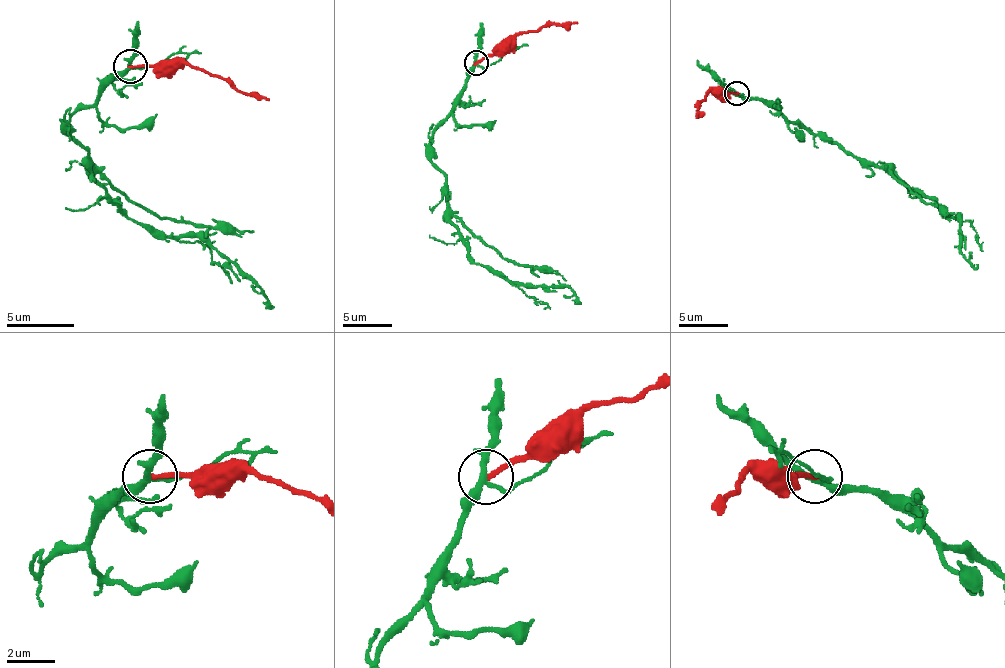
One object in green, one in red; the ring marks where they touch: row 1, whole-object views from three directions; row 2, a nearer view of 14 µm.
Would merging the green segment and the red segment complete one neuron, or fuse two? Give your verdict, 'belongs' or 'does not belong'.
does not belong

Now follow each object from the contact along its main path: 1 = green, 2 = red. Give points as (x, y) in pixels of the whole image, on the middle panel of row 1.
1: (477, 62), (430, 141), (447, 219), (477, 264), (565, 286), (580, 303)
2: (477, 62), (516, 35), (578, 22)

